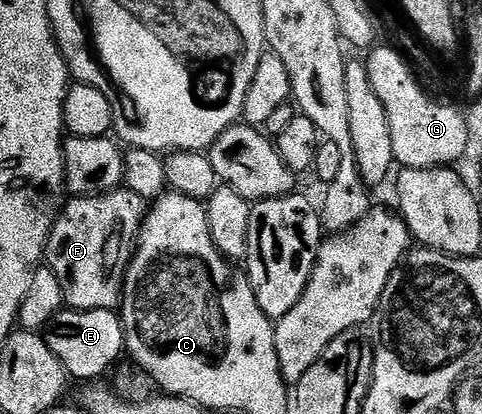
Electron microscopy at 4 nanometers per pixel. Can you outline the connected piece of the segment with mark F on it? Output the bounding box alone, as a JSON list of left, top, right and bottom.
[44,187,147,311]

